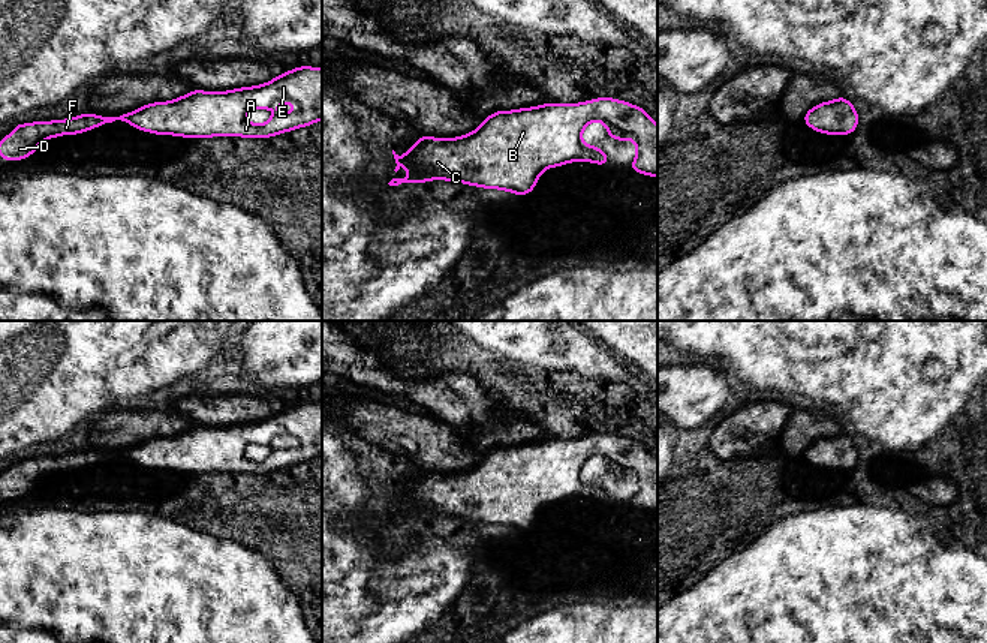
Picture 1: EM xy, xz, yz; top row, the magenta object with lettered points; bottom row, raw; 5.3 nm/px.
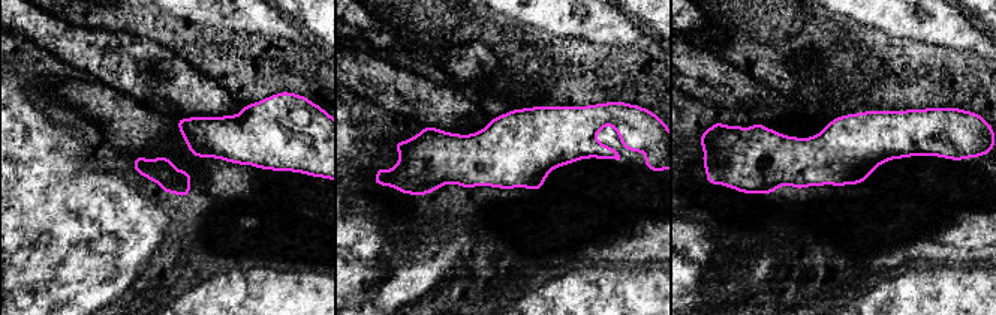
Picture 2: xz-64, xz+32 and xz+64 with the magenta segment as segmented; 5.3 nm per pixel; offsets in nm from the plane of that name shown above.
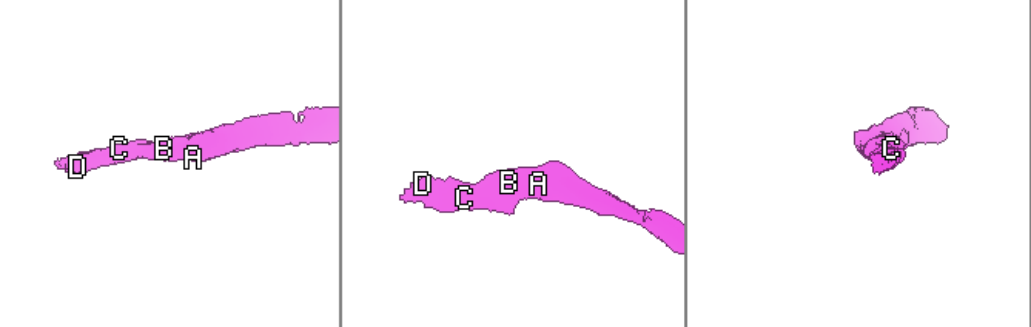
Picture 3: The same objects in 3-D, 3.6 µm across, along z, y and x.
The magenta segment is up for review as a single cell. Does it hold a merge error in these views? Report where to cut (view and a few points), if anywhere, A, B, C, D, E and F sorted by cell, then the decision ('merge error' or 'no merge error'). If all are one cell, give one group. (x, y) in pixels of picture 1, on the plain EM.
no cut | A B C D E F | no merge error

